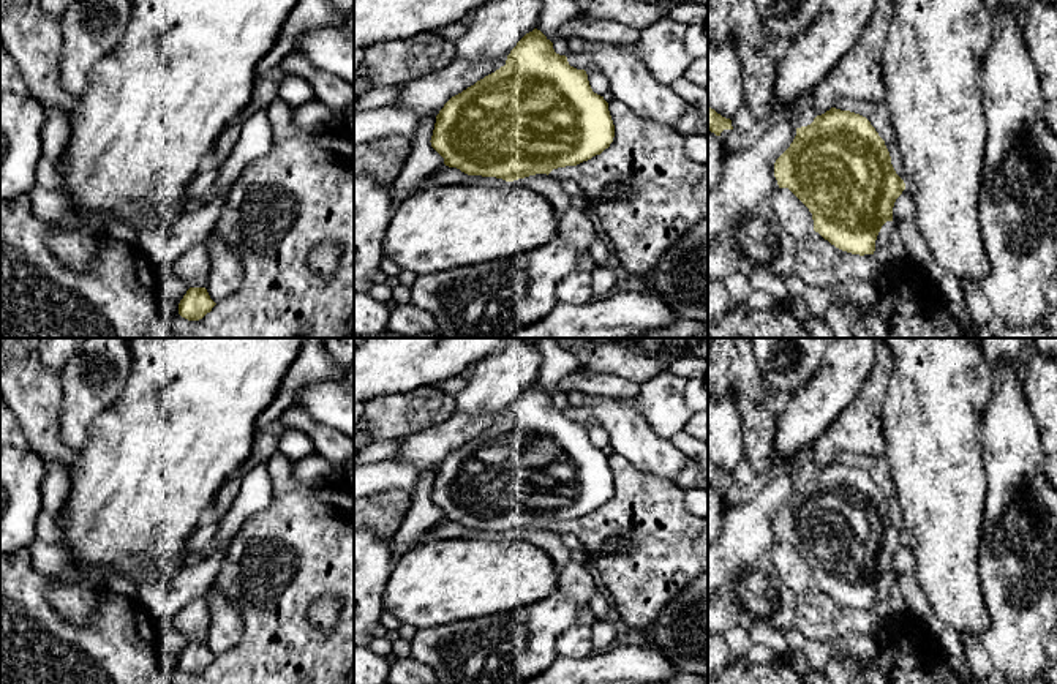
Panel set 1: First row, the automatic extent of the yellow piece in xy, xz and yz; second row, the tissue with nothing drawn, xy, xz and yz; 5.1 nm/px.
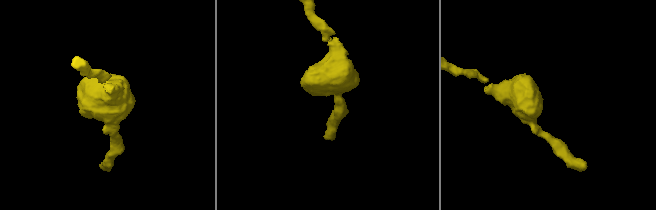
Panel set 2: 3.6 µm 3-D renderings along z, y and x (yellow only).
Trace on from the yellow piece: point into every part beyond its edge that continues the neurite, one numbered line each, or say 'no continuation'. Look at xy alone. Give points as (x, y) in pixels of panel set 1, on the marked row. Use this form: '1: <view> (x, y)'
no continuation

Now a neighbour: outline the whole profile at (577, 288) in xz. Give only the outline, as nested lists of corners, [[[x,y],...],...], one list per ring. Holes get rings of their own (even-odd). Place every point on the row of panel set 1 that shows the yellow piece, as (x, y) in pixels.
[[[575,270],[556,286],[556,297],[561,303],[583,305],[594,299],[591,272]]]

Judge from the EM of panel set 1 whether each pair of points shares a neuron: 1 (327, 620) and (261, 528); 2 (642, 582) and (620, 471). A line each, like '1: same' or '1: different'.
1: different
2: same

